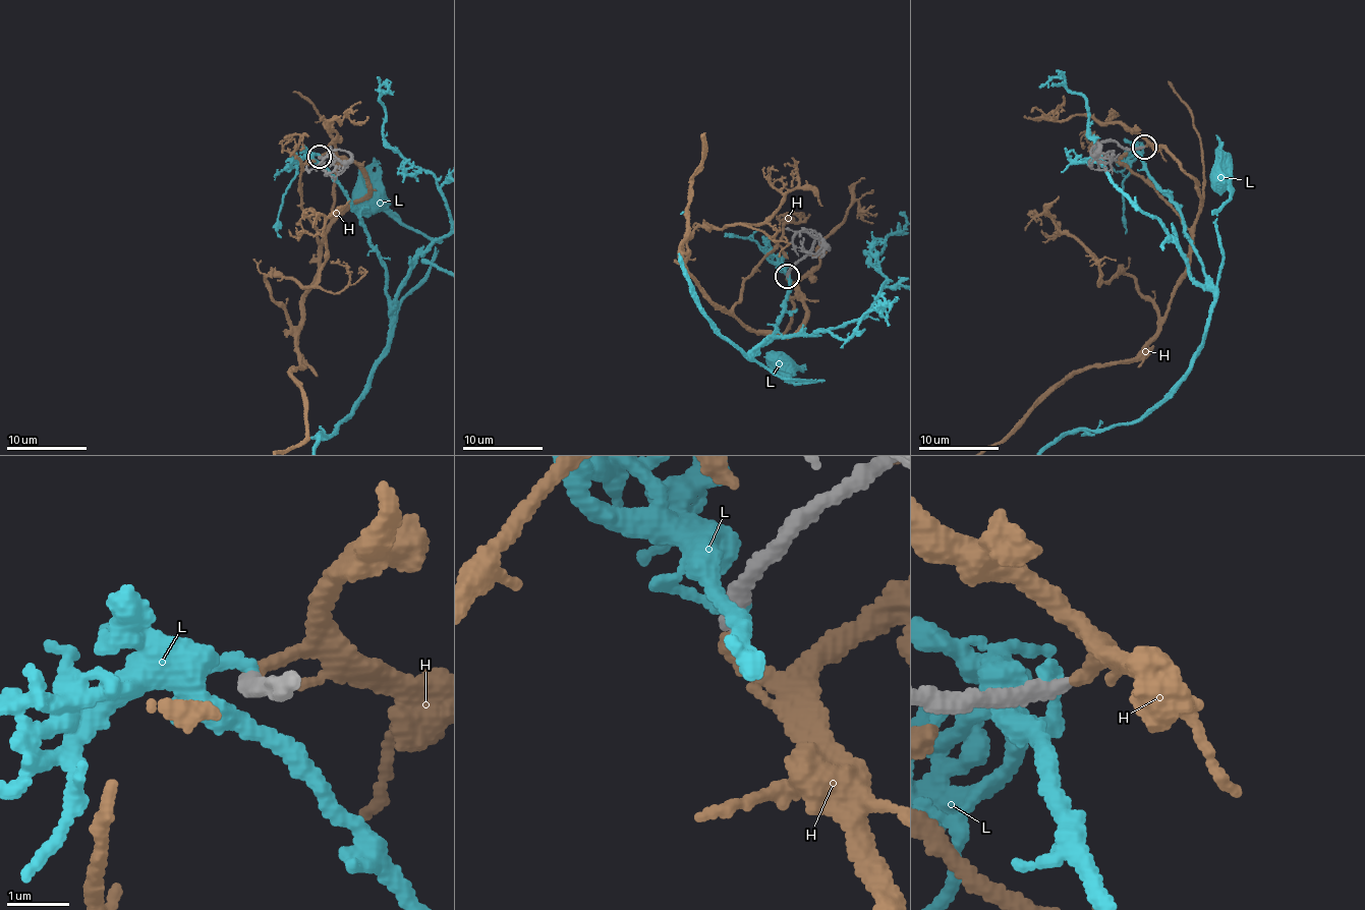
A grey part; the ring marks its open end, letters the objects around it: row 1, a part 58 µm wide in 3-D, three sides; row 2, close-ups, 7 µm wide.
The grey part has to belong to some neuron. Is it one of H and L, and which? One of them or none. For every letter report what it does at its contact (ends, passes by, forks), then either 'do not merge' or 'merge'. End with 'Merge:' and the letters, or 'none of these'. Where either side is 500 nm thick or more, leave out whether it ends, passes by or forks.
H: it ends | merge
L: it ends | do not merge
Merge: H

